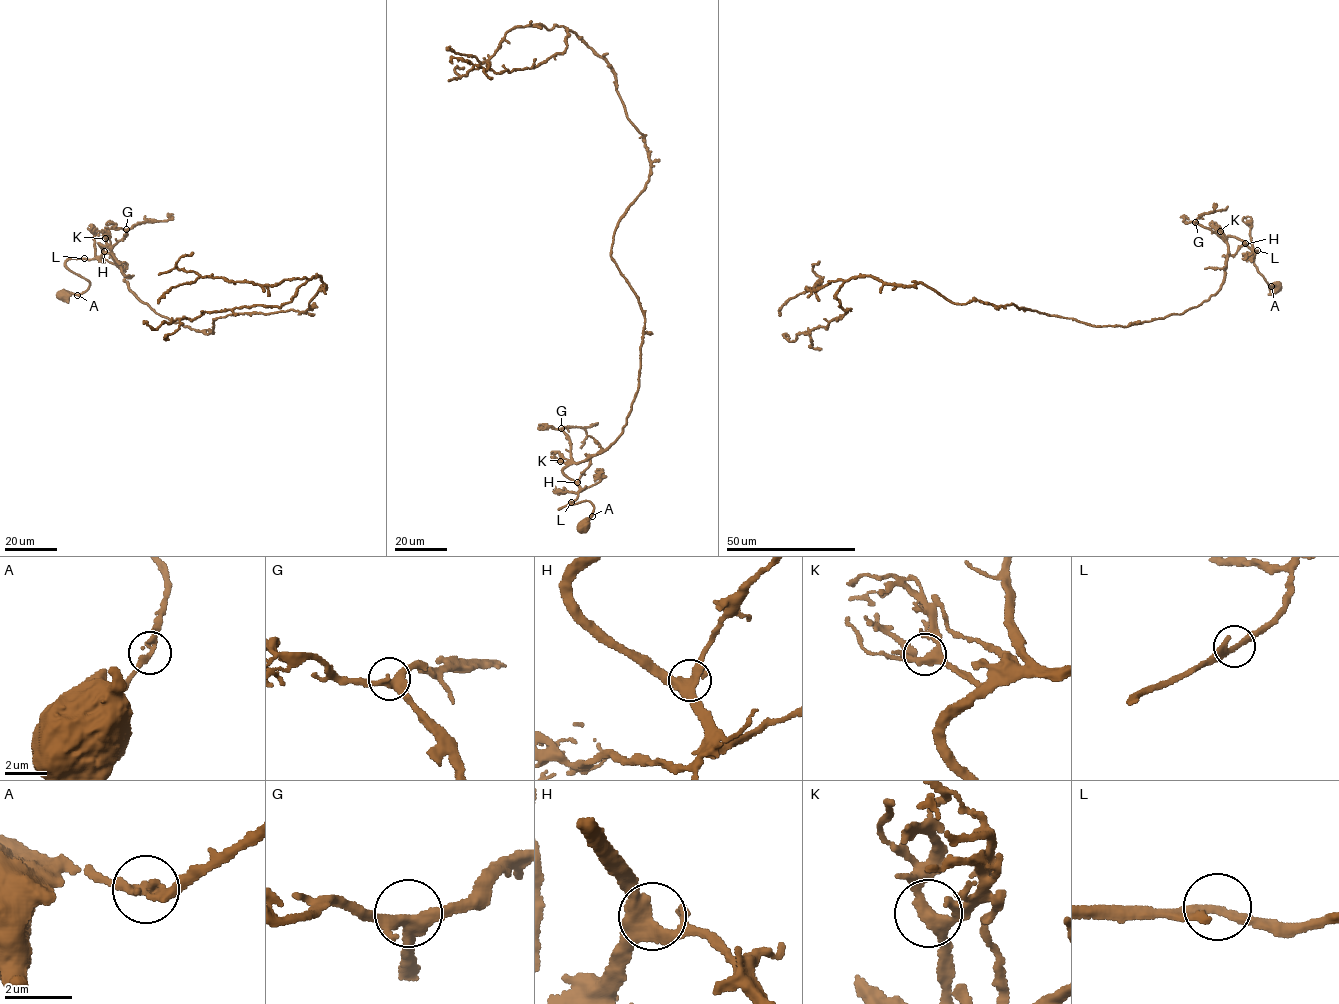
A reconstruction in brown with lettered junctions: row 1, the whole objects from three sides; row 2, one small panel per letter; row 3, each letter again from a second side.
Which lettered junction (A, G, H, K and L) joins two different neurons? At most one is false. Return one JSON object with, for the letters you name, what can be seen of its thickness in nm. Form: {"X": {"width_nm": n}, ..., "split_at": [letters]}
{"split_at": []}

